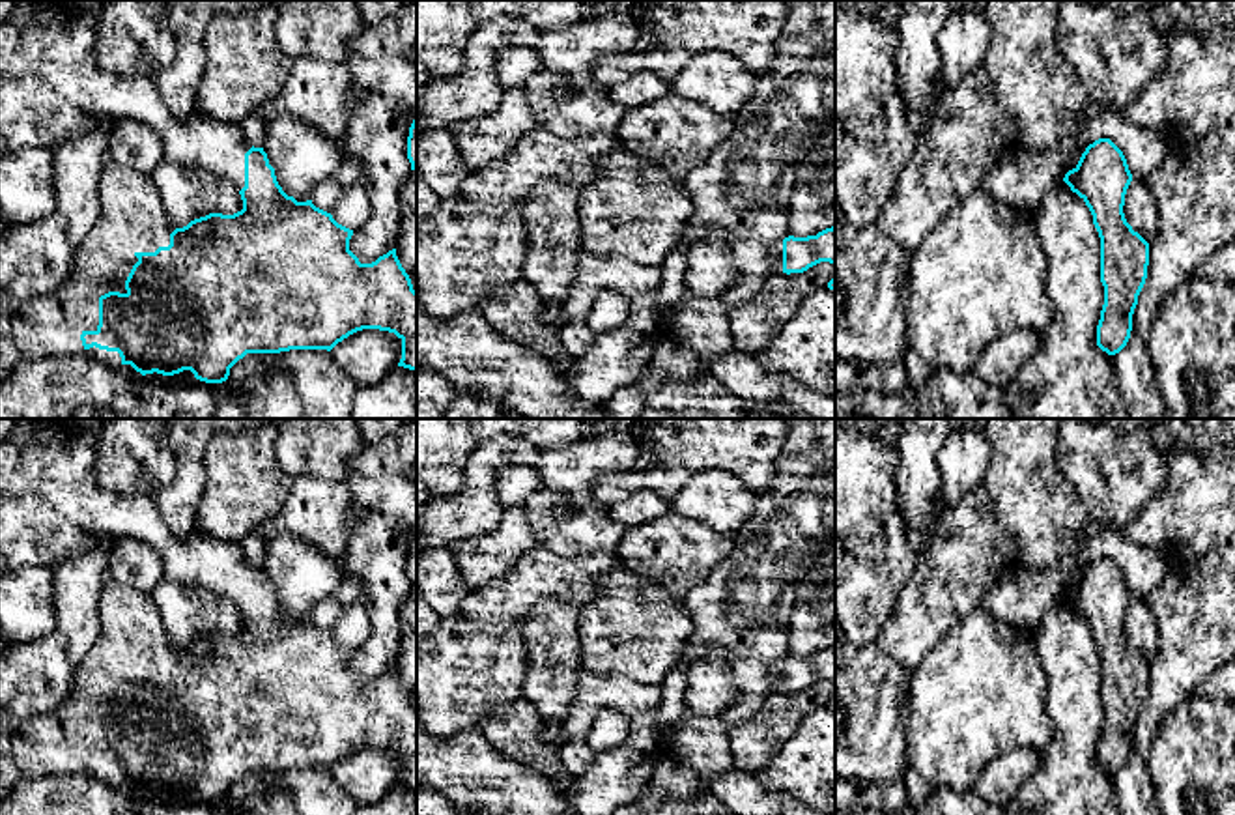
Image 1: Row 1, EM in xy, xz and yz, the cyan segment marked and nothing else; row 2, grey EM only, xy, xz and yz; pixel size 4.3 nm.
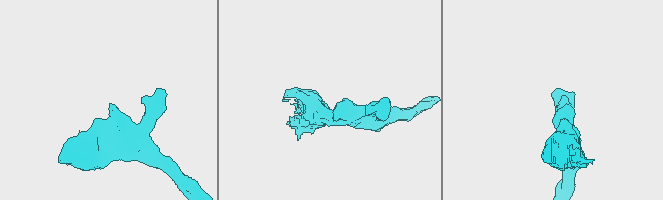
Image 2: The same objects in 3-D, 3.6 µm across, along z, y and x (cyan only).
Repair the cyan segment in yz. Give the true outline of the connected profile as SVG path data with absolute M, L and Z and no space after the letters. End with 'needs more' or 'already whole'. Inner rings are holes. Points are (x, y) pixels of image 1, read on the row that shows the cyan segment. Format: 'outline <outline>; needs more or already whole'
outline M1099 138L1086 148L1063 181L1089 207L1100 237L1104 305L1097 346L1115 355L1130 338L1132 314L1149 265L1149 243L1132 230L1123 213L1132 174L1123 151L1110 138Z; already whole

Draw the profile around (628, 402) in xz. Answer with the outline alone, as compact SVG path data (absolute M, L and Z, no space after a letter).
M637 385L617 391L603 413L607 419L637 419L645 408L645 396Z

